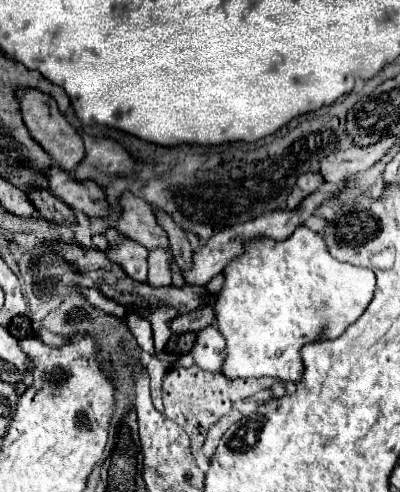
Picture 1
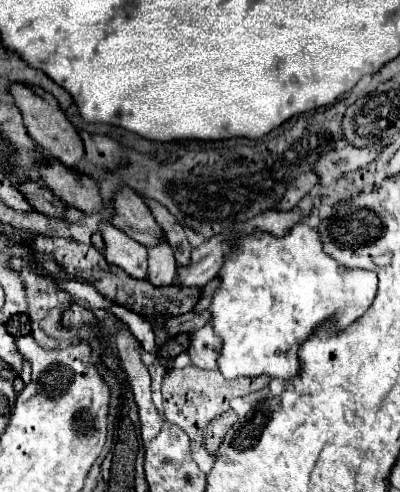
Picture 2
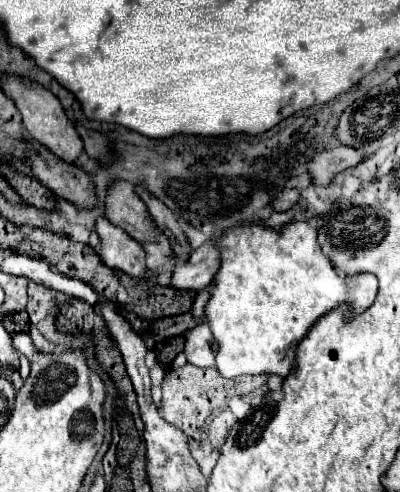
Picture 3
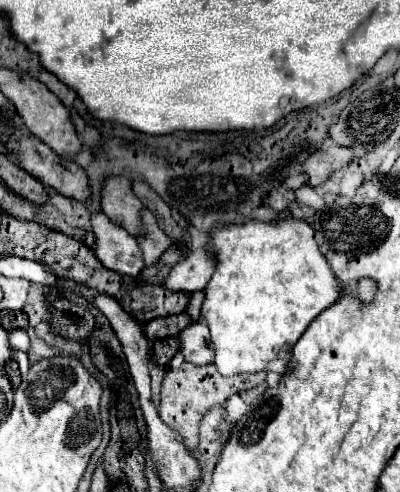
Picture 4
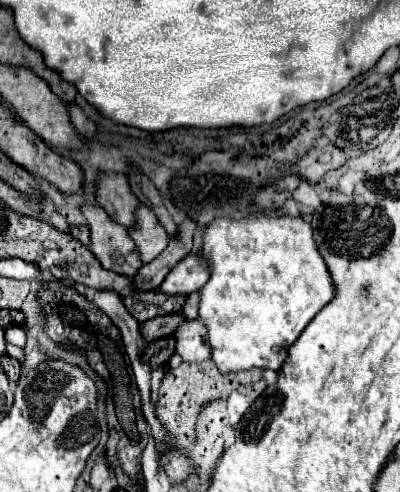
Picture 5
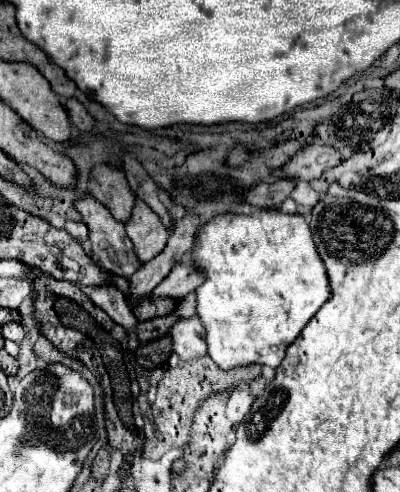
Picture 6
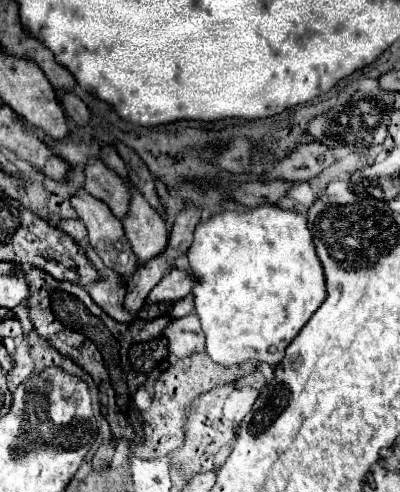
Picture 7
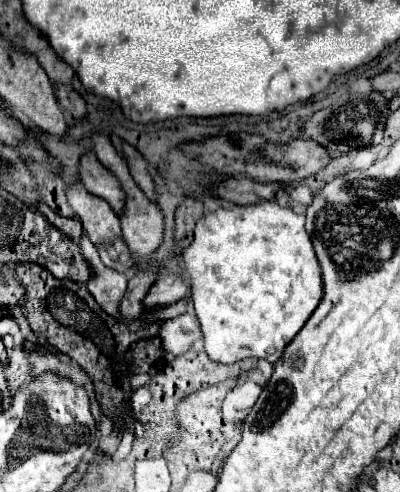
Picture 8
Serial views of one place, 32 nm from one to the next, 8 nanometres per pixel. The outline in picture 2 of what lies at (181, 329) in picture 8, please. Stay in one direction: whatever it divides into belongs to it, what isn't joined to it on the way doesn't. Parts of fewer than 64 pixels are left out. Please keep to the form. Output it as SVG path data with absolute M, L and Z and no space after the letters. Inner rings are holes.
M206 324L190 334L190 344L186 354L190 362L198 368L216 368L216 354L220 352L220 340L216 340L212 326Z

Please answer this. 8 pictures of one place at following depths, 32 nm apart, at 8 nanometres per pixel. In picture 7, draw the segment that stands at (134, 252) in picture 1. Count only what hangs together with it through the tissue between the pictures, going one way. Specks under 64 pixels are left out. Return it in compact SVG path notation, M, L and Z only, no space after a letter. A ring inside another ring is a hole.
M84 188L78 190L78 192L70 198L70 204L72 204L72 208L78 212L80 220L86 224L88 242L92 244L92 248L96 248L98 256L102 258L102 262L104 262L108 268L112 268L112 270L116 270L116 272L120 272L120 274L130 274L130 272L134 272L136 266L138 266L138 260L136 260L134 252L130 250L128 240L124 238L122 222L112 214L112 210L108 208L108 204L104 204L102 200L90 196Z

